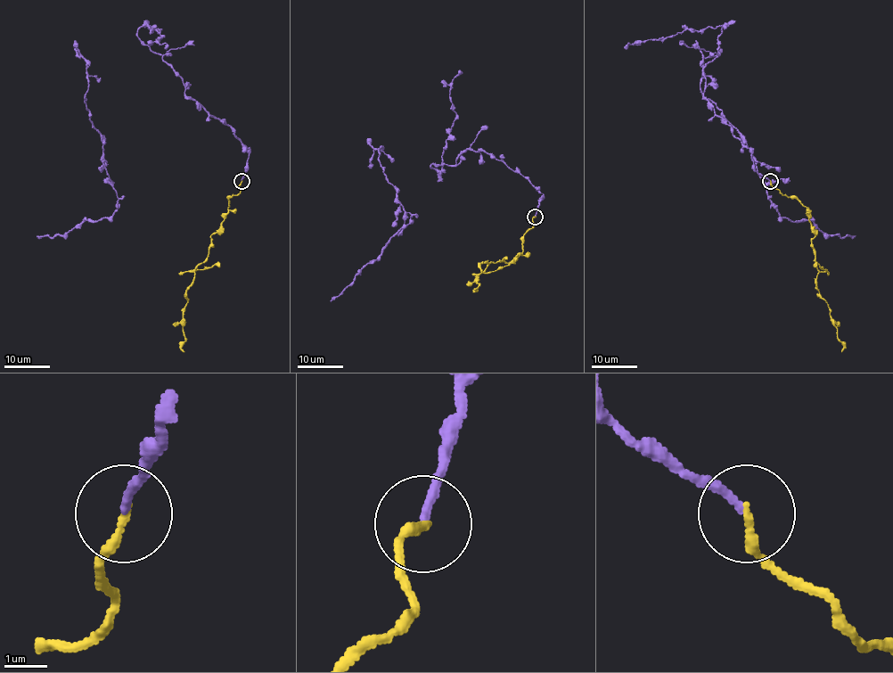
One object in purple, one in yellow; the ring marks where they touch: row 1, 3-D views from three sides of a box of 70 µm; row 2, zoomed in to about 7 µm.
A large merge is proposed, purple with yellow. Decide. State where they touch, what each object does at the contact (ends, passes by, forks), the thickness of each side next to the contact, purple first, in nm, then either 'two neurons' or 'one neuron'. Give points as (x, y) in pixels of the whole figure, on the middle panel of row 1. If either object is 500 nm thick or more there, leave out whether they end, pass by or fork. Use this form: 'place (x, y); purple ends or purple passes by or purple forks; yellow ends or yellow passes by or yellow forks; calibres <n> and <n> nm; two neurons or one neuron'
place (535, 217); purple ends; yellow ends; calibres 180 and 200 nm; one neuron

